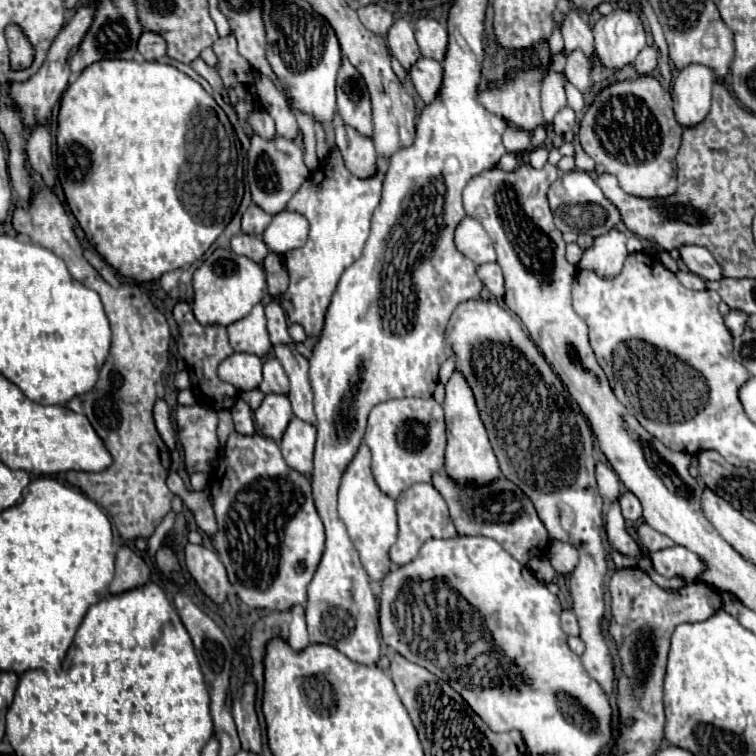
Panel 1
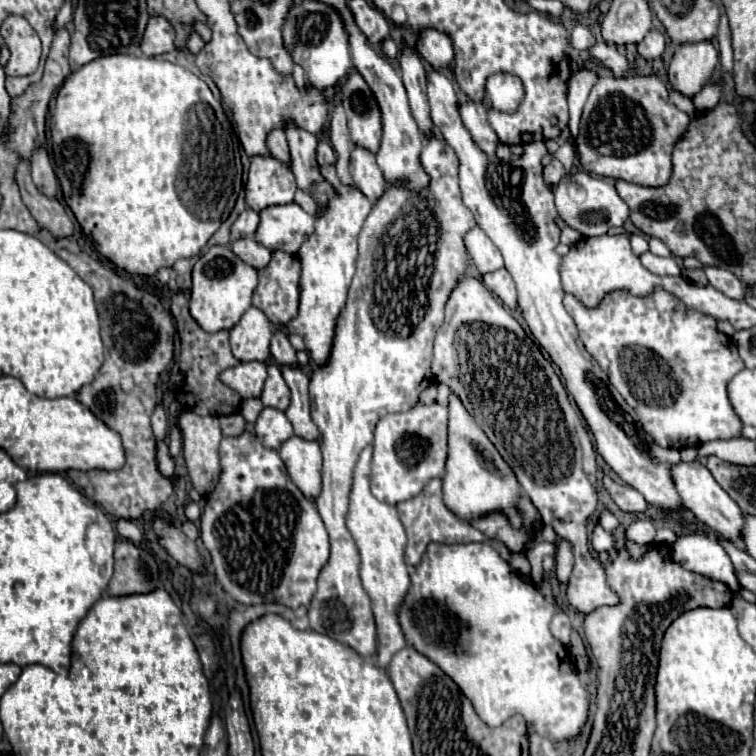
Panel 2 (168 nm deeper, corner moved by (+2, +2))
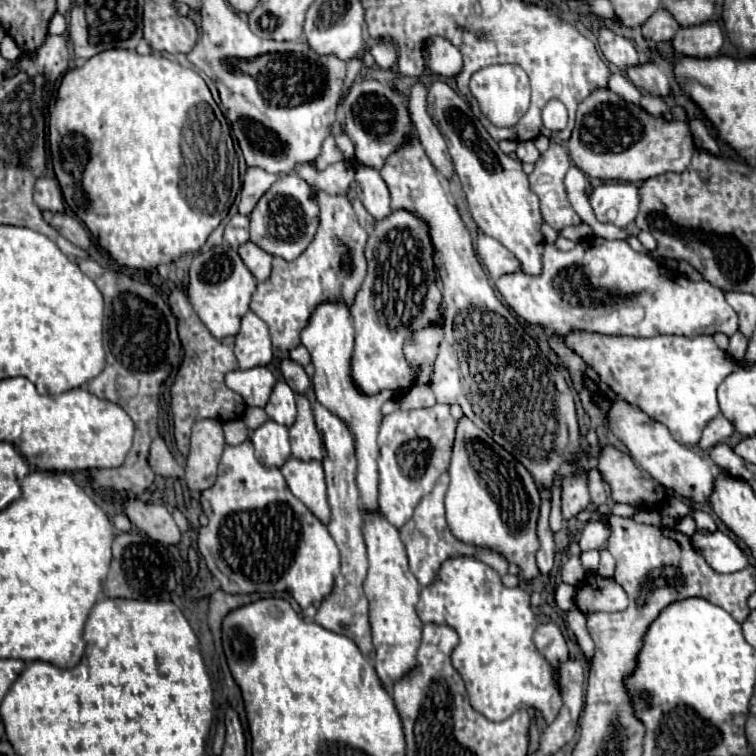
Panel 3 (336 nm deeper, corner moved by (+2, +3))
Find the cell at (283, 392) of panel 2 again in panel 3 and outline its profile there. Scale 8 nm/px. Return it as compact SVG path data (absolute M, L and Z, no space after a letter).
M276 381L272 395L268 399L268 405L264 409L266 409L268 417L274 419L276 423L282 423L286 427L290 427L290 423L294 423L294 415L296 415L294 391L290 389L290 385L286 381Z

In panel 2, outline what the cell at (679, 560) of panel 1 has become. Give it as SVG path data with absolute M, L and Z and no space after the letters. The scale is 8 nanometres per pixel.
M702 532L678 536L678 540L672 544L672 558L686 570L712 580L720 580L734 592L740 590L730 556L726 556L722 544L718 544L718 540L712 536L706 536Z

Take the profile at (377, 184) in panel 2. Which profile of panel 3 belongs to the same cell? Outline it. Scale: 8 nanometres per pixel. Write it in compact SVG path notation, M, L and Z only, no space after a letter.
M356 163L354 185L358 199L374 219L384 219L386 215L390 215L390 193L378 169Z

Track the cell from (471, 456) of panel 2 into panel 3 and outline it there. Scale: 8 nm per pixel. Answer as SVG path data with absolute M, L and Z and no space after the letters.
M462 417L456 425L456 439L454 439L448 475L450 475L450 485L446 491L446 521L450 525L450 531L464 543L494 547L494 551L502 551L502 555L506 555L510 563L516 563L522 569L524 579L536 577L538 567L534 561L534 553L538 549L536 519L540 509L540 493L526 467L522 467L522 463L518 463L506 449L494 443L494 439L490 439L470 419Z

